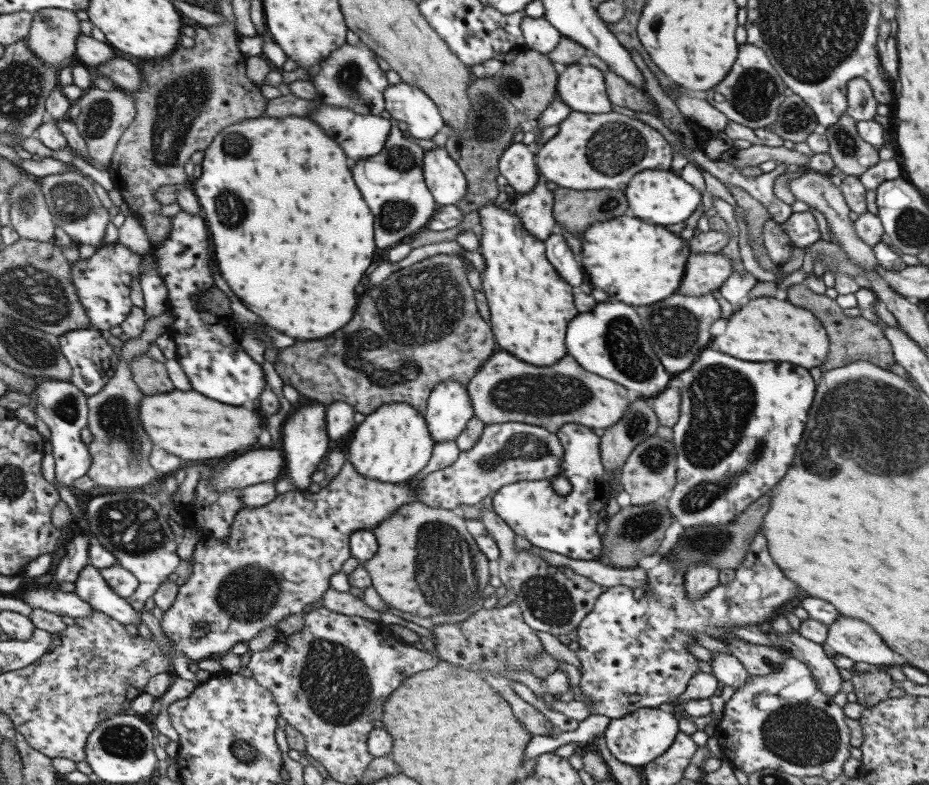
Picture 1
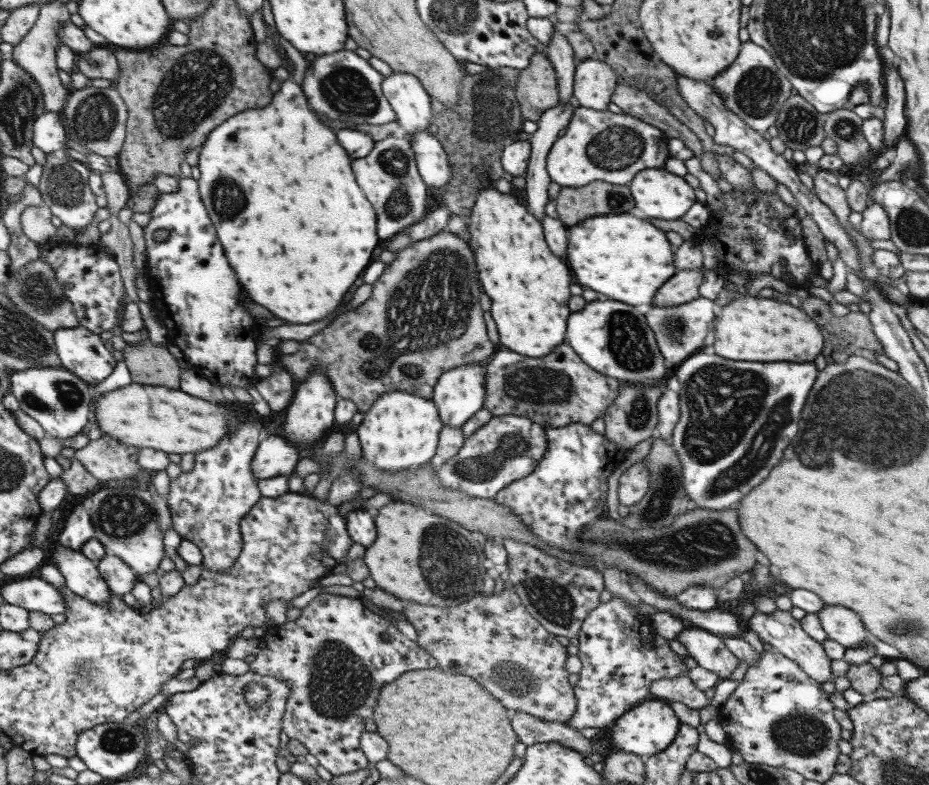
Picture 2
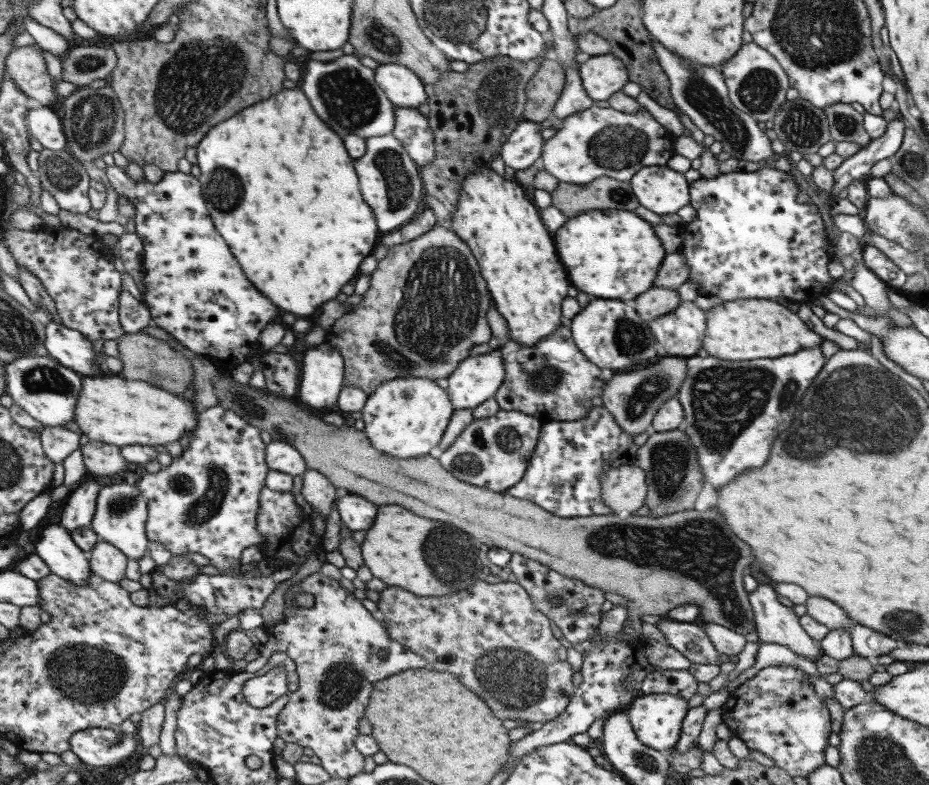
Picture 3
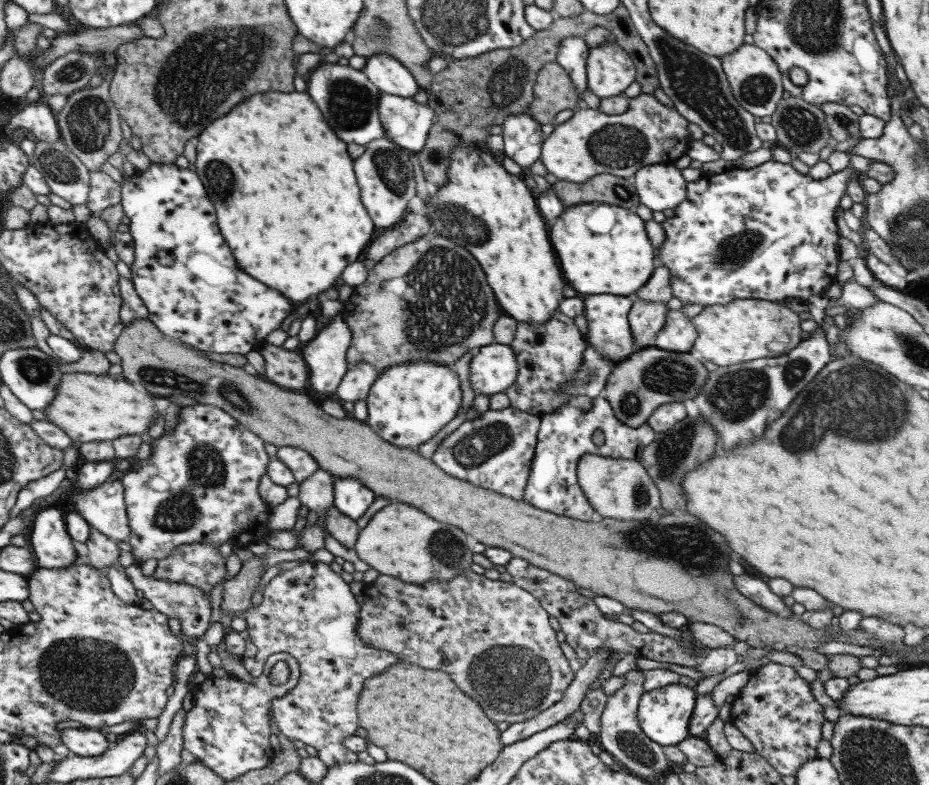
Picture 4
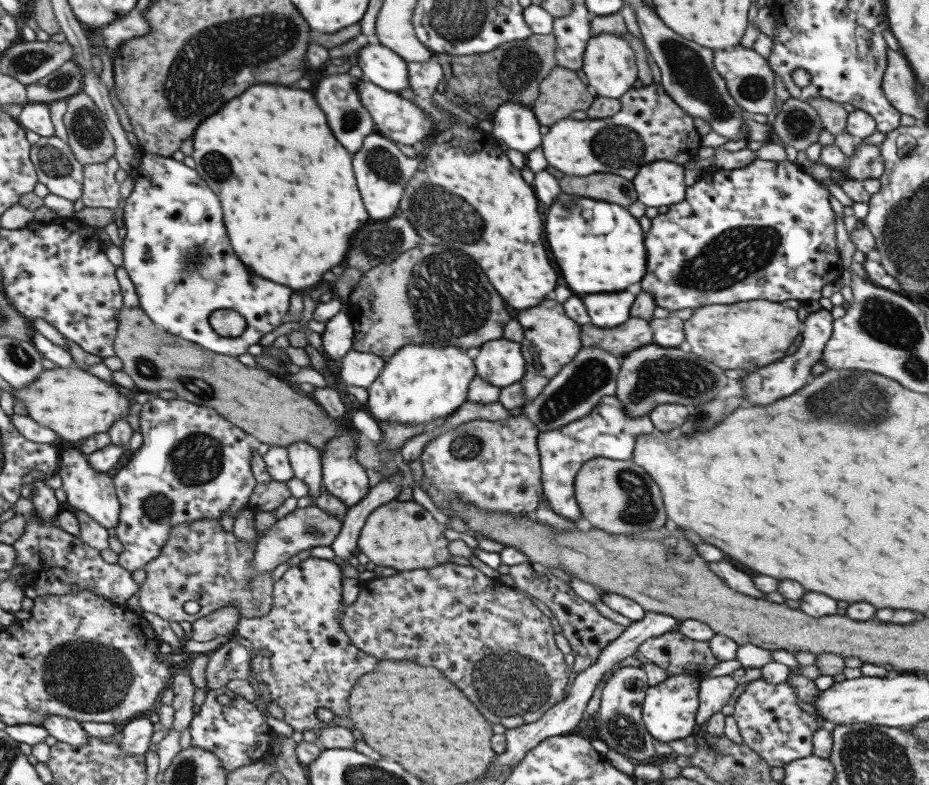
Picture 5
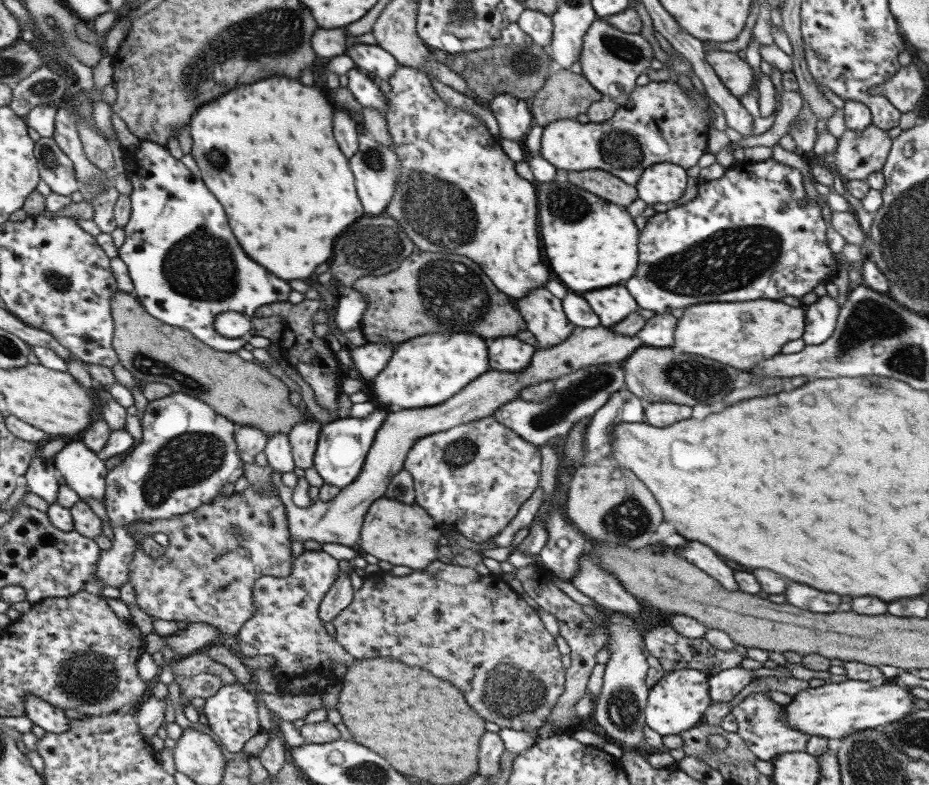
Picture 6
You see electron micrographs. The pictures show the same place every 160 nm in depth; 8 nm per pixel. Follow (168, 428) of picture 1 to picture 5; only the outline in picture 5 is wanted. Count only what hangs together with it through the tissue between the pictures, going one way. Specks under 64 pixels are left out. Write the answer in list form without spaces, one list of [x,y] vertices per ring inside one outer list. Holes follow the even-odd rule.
[[[72,365],[43,370],[31,384],[13,389],[12,398],[25,408],[31,420],[53,430],[64,441],[75,443],[93,434],[107,433],[111,423],[118,418],[127,420],[130,403],[117,390],[116,385],[105,383]]]

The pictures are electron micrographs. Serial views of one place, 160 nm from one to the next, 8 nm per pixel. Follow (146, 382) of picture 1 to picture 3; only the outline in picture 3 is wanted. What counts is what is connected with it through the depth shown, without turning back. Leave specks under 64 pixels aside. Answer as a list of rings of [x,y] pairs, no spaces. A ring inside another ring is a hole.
[[[140,331],[124,333],[117,342],[118,360],[123,363],[119,375],[124,379],[147,382],[151,386],[162,388],[169,394],[181,394],[193,383],[193,368],[189,361],[174,349],[170,349],[165,342]]]

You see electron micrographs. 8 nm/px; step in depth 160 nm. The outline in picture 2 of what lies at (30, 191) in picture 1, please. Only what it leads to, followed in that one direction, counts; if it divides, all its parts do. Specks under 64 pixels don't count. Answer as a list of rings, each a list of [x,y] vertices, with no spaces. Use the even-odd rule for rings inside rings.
[[[27,206],[20,216],[22,233],[34,243],[45,244],[55,238],[56,227],[50,221],[52,214],[47,206]]]

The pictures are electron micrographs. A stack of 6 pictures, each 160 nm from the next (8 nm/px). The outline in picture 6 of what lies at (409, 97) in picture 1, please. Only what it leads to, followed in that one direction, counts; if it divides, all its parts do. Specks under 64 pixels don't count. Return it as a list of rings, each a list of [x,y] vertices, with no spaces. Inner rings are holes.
[[[357,43],[347,48],[344,54],[351,58],[357,69],[375,74],[375,81],[389,80],[391,74],[399,67],[393,55],[379,45]]]

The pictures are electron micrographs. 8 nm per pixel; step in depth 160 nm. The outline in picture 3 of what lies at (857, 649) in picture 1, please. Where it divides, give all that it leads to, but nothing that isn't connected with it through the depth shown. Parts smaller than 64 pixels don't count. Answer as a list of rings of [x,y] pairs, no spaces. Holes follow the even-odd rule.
[[[808,596],[804,604],[805,612],[817,622],[824,624],[828,630],[845,629],[849,632],[854,622],[833,602]]]

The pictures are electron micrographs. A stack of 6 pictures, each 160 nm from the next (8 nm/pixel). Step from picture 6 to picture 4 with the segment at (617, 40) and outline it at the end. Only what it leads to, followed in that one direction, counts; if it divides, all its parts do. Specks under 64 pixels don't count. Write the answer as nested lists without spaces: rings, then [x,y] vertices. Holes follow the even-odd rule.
[[[615,43],[588,49],[585,66],[586,87],[599,99],[622,95],[636,75],[629,55]]]

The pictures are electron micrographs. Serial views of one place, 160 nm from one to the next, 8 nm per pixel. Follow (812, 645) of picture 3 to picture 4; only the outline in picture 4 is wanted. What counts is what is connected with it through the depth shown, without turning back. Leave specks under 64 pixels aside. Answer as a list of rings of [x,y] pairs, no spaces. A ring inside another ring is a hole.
[[[733,576],[733,582],[735,582],[735,588],[745,598],[749,598],[751,602],[754,602],[758,607],[764,608],[768,613],[780,617],[788,617],[792,614],[790,608],[783,605],[781,597],[769,592],[765,582],[757,580],[757,578],[751,578],[751,576]]]

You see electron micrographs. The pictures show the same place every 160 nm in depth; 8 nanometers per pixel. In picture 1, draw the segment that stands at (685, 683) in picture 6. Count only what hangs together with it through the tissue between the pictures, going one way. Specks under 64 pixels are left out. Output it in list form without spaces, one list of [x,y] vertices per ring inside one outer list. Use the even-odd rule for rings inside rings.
[[[640,708],[631,711],[621,718],[610,719],[603,736],[606,747],[619,762],[642,768],[654,758],[657,758],[673,742],[677,729],[677,719],[669,708]]]

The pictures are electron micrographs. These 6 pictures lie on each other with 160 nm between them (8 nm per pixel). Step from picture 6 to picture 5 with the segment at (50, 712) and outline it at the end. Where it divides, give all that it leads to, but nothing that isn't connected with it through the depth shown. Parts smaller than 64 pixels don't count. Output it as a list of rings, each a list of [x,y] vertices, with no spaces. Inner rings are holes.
[[[51,715],[42,720],[42,727],[59,743],[67,743],[73,748],[85,748],[88,741],[87,733],[79,723],[64,716]]]

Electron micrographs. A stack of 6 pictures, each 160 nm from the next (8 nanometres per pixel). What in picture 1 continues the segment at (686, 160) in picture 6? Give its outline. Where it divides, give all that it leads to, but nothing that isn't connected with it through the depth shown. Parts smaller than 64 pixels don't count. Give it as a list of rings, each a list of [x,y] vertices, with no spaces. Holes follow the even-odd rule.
[[[609,111],[603,114],[570,113],[559,123],[555,135],[537,148],[534,163],[546,180],[558,187],[571,190],[597,190],[611,188],[623,190],[631,176],[641,170],[669,170],[673,158],[672,147],[655,129],[637,119]]]

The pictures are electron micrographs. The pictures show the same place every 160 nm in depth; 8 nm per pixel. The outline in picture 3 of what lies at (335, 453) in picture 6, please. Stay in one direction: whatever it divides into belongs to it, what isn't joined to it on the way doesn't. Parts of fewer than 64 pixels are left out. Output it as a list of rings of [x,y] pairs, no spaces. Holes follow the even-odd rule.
[[[341,491],[337,494],[335,508],[340,516],[341,524],[350,531],[367,530],[374,521],[376,505],[357,493]]]

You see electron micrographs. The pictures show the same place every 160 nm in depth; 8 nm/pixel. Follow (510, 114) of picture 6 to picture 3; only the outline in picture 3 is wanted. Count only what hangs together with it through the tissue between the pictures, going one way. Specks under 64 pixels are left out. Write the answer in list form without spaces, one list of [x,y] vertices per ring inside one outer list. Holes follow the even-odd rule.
[[[525,119],[516,122],[512,131],[500,146],[499,154],[504,166],[513,170],[525,170],[540,158],[542,144],[540,125]]]

